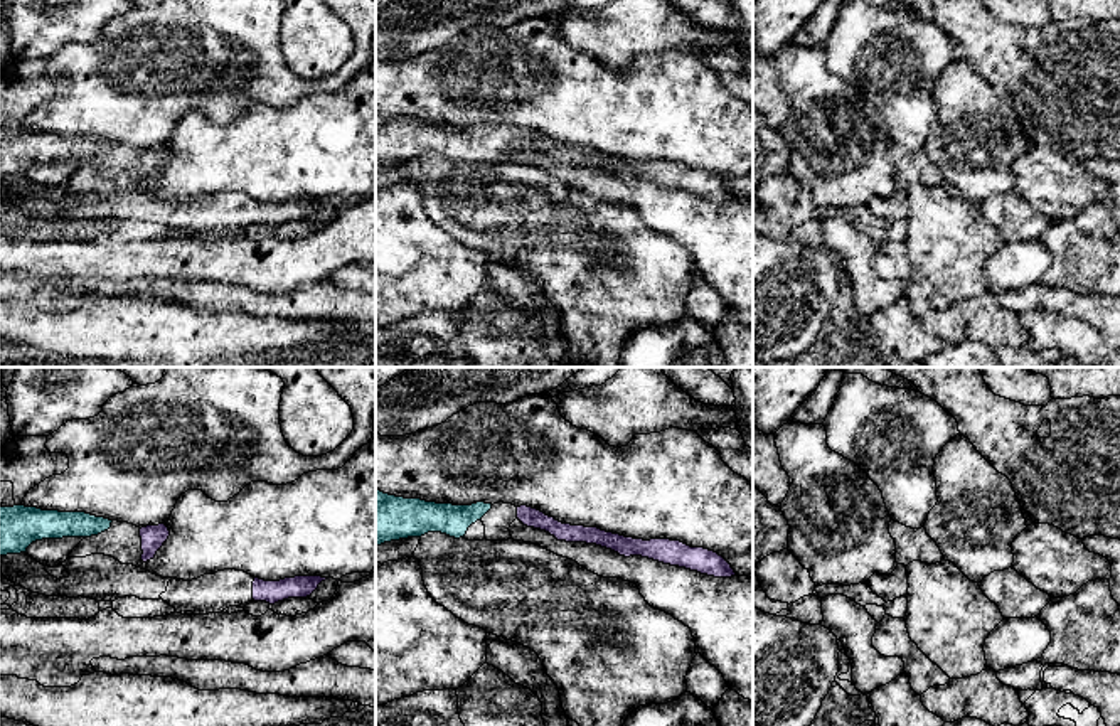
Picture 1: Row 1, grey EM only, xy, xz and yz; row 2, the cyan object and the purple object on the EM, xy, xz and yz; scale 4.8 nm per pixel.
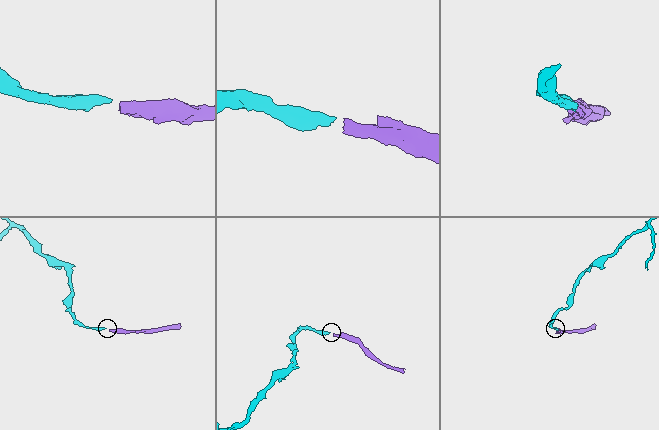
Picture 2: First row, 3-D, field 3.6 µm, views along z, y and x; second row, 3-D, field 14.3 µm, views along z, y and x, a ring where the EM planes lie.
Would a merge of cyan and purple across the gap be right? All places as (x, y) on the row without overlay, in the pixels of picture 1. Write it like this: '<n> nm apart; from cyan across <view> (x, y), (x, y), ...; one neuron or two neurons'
130 nm apart; from cyan across xz (490, 130), (517, 130); one neuron

